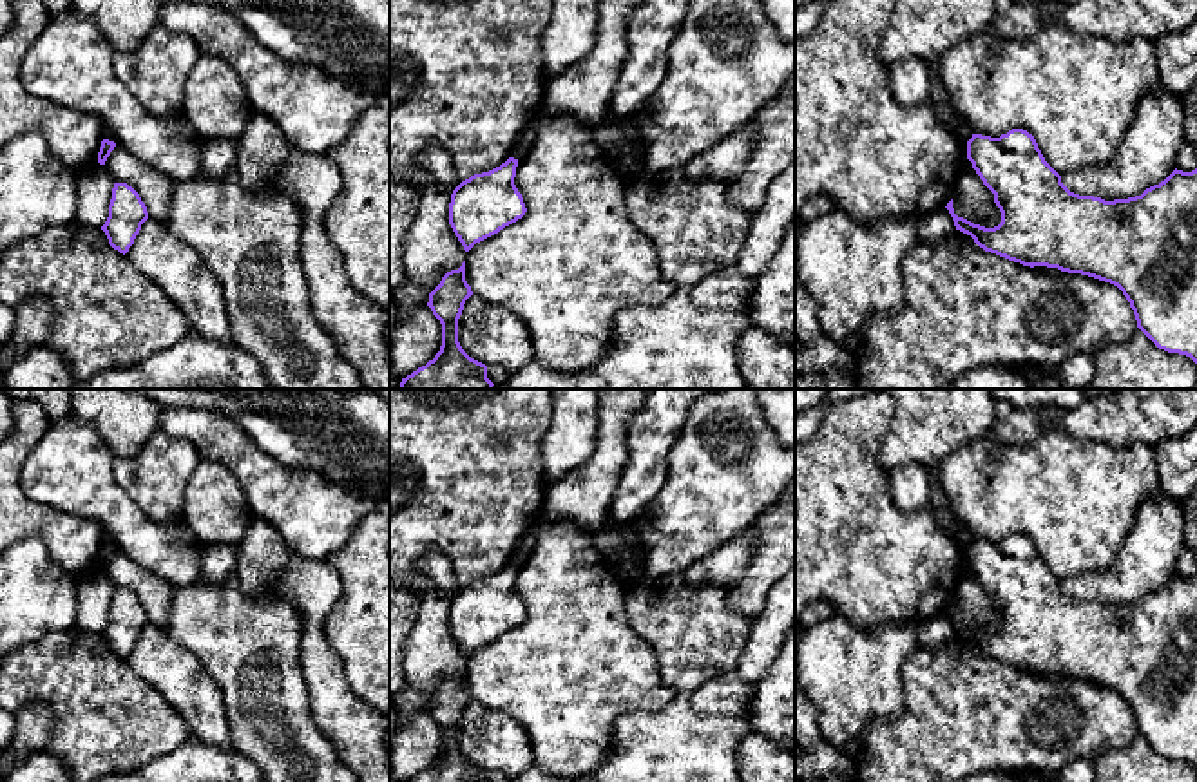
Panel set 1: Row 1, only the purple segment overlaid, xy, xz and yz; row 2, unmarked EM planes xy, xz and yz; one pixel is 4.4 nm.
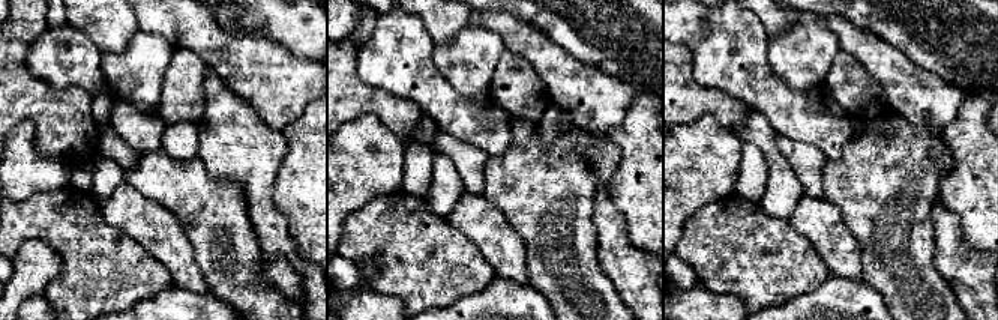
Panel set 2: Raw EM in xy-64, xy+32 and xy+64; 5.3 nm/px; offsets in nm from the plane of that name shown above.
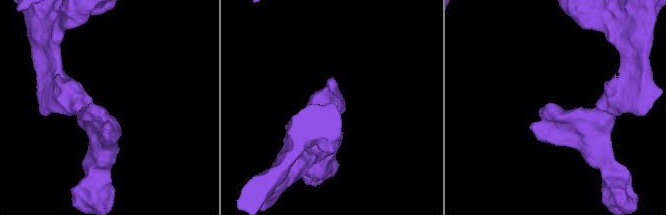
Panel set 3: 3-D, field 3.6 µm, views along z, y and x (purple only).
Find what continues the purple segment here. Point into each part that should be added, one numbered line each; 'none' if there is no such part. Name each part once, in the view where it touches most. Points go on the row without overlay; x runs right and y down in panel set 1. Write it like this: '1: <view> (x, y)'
none

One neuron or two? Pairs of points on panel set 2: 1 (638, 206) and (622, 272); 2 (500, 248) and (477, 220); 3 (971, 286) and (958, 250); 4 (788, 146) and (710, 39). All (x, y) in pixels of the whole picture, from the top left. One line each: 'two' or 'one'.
1: two
2: one
3: one
4: two

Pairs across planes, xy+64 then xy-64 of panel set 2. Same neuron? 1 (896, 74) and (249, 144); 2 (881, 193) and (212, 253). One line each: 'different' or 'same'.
1: different
2: same

